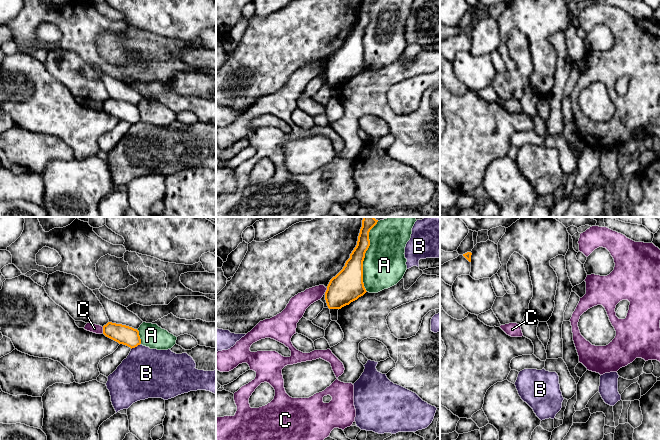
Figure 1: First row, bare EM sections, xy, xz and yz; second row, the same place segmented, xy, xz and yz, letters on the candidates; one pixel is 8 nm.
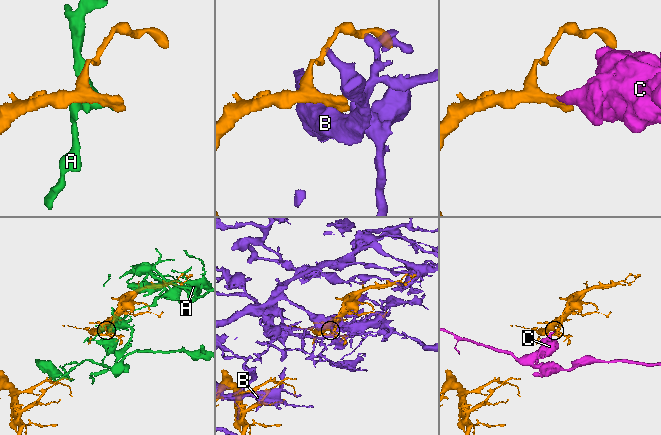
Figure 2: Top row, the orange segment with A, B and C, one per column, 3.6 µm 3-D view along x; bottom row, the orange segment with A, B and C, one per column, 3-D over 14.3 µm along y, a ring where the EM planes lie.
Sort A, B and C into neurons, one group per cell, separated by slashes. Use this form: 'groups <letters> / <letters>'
groups A / B / C

